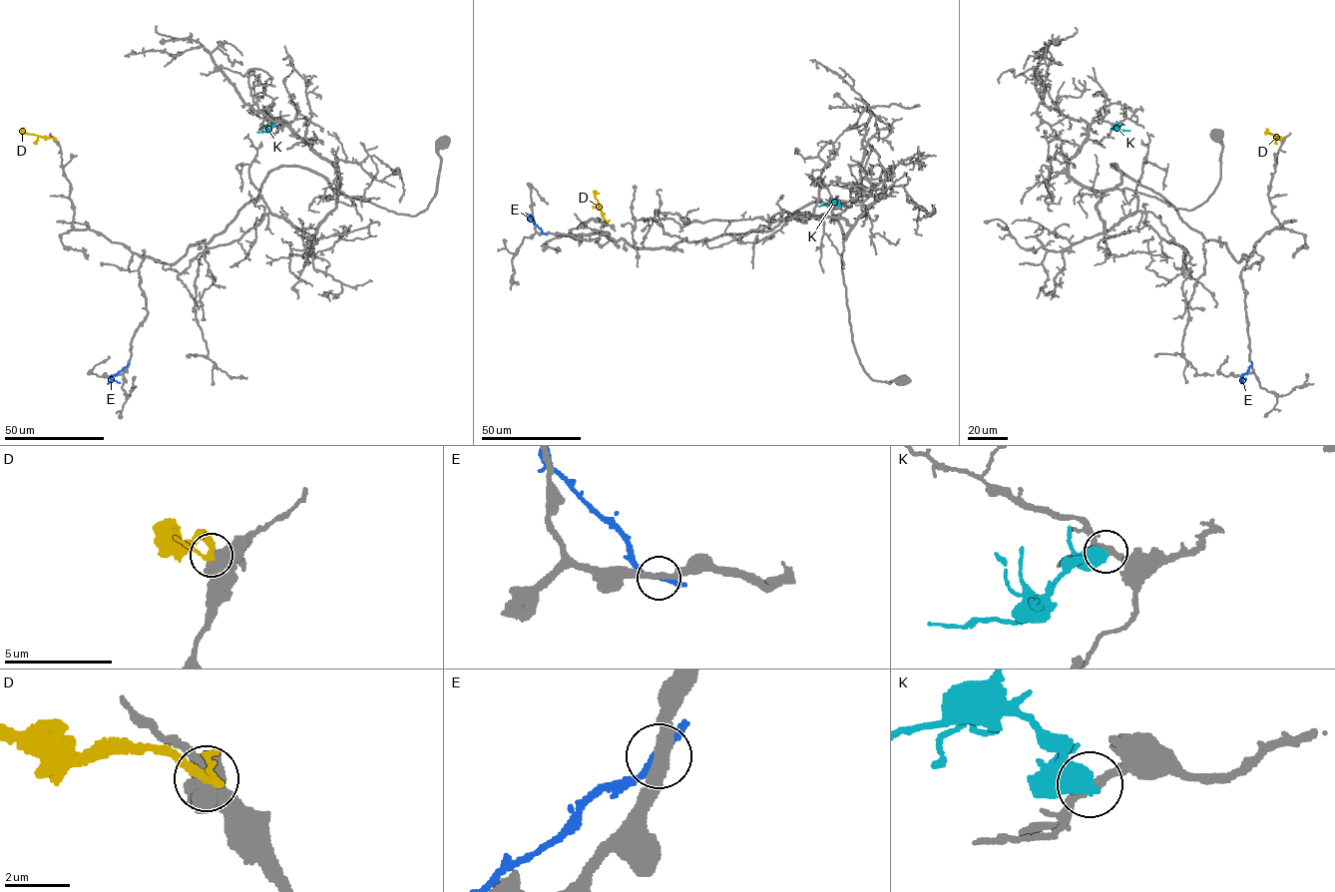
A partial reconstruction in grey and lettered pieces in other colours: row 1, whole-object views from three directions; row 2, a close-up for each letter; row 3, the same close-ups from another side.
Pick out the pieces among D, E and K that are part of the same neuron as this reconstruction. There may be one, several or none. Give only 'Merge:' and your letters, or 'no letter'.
Merge: no letter

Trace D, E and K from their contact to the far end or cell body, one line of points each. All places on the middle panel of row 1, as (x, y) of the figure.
D: (607, 222), (595, 197), (599, 193)
E: (545, 233), (530, 215), (533, 222)
K: (841, 206), (832, 202), (818, 207)

